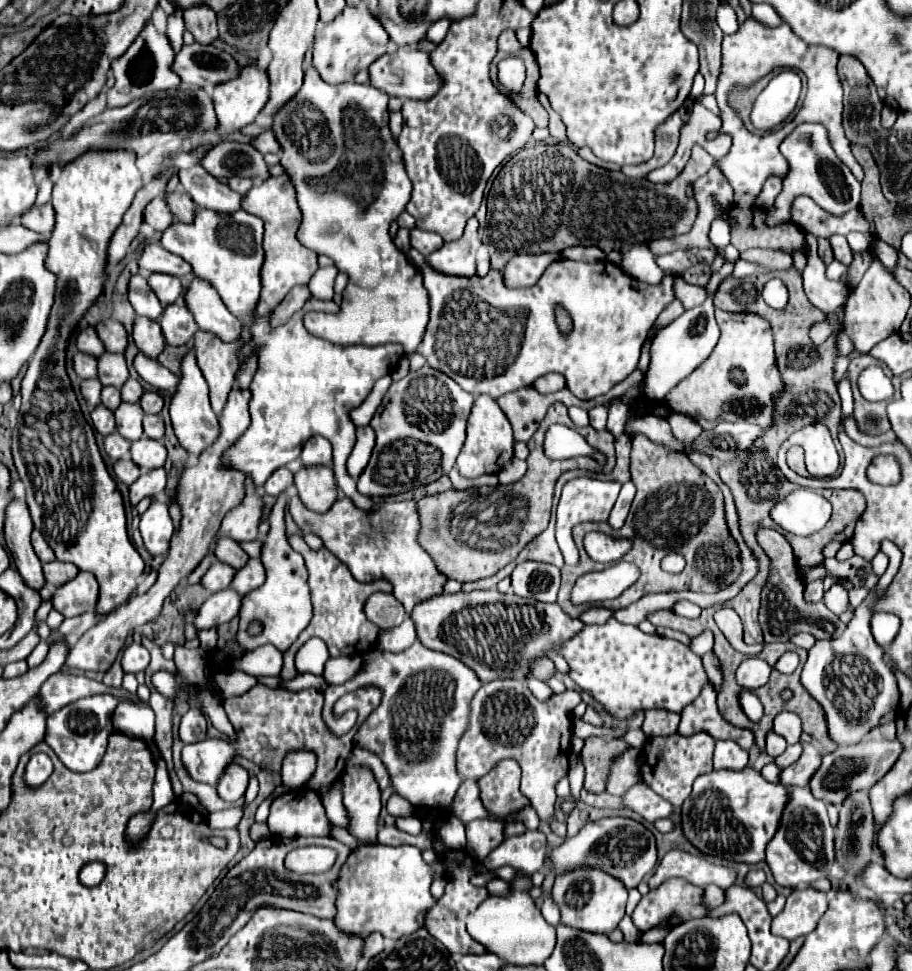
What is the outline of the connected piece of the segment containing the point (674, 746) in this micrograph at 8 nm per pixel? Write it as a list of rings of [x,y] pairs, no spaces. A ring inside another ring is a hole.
[[[674,733],[670,737],[652,737],[644,745],[644,755],[642,755],[642,765],[646,765],[646,771],[652,769],[650,775],[642,773],[644,783],[648,787],[652,787],[662,799],[670,801],[676,809],[680,809],[692,791],[694,779],[702,773],[712,771],[712,751],[714,751],[714,739],[706,733],[696,733],[692,737],[682,737],[678,733]],[[650,751],[654,751],[658,755],[656,765],[648,759]]]

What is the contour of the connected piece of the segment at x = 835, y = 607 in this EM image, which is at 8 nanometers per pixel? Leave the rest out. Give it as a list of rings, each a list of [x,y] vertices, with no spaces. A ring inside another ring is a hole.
[[[832,585],[832,589],[824,595],[822,599],[826,603],[828,609],[832,609],[836,615],[844,613],[850,609],[850,601],[848,601],[848,591],[842,589],[840,585]]]

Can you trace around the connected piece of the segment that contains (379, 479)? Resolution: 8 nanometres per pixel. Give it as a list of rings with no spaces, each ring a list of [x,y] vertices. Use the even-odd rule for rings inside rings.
[[[428,365],[418,371],[410,371],[402,381],[392,383],[384,403],[372,417],[370,425],[374,429],[366,425],[356,431],[358,439],[346,465],[354,479],[362,473],[358,477],[357,490],[368,497],[380,497],[386,493],[396,495],[434,483],[446,475],[454,467],[466,439],[466,419],[472,403],[474,395],[462,391],[462,387],[458,387],[458,383],[454,383],[448,375]],[[370,453],[372,463],[368,463]]]

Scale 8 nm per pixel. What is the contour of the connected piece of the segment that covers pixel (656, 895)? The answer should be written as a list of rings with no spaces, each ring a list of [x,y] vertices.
[[[668,879],[658,889],[652,889],[642,897],[632,919],[644,933],[668,917],[672,917],[674,923],[682,923],[694,917],[704,917],[706,911],[708,909],[702,905],[700,887],[694,887],[682,879]]]

